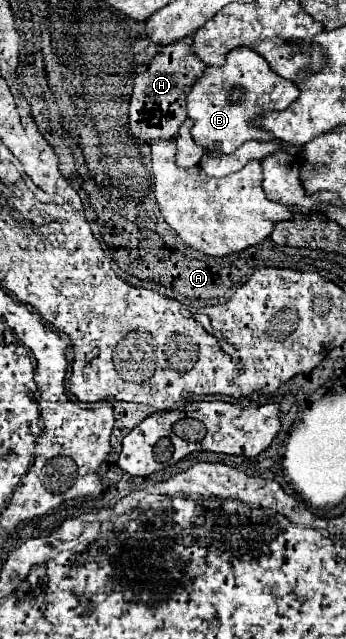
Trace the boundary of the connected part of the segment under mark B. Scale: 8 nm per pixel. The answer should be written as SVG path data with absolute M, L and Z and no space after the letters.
M248 47L232 49L226 55L222 67L208 67L198 81L194 81L188 97L188 117L194 121L192 137L206 151L234 153L244 141L260 139L270 141L272 133L266 133L258 127L252 127L248 121L254 115L266 111L282 111L298 99L298 87L294 81L288 81L276 75L264 57Z

